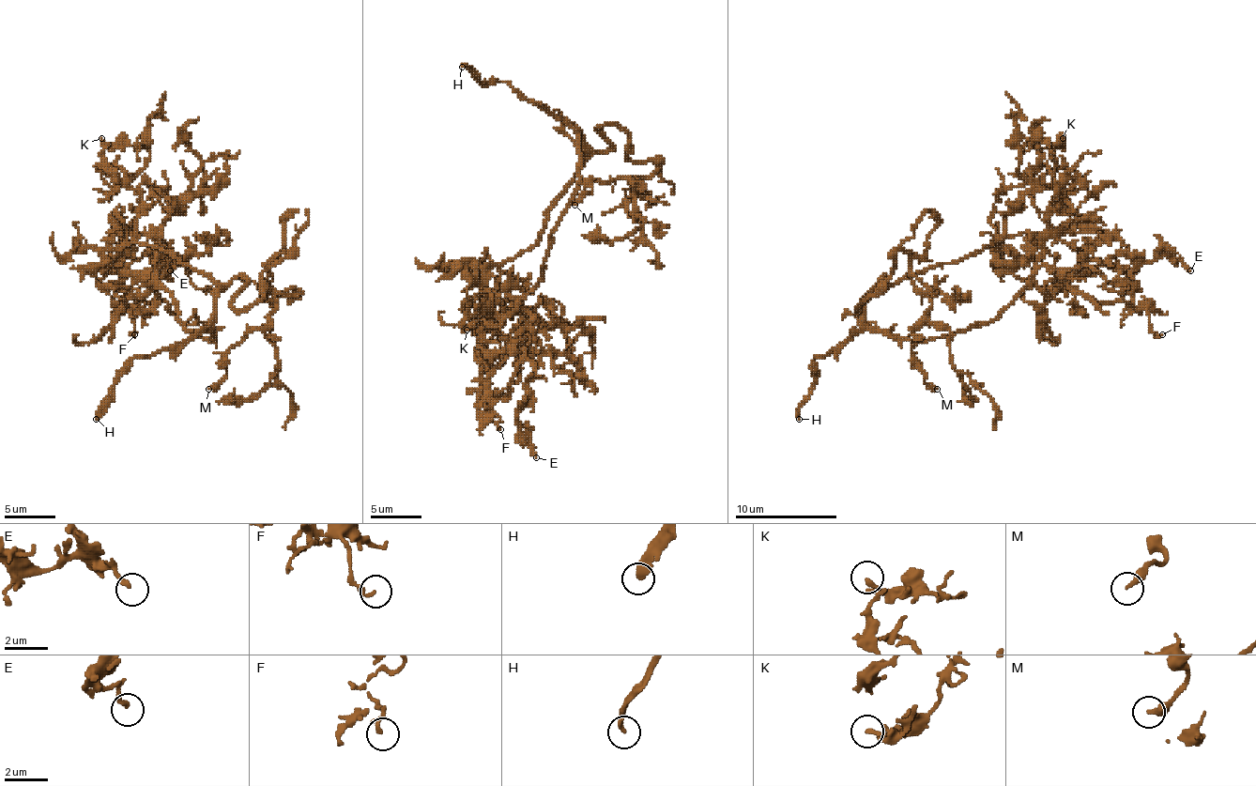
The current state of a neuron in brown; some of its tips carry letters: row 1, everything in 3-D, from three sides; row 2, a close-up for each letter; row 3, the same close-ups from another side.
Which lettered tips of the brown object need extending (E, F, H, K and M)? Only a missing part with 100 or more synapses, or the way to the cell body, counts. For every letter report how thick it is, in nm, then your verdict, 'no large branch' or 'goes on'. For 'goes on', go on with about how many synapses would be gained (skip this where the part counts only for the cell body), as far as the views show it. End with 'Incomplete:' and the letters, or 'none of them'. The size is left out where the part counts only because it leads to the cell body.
E: calibre 190 nm; no large branch
F: calibre 180 nm; no large branch
H: calibre 280 nm; goes on
K: calibre 200 nm; no large branch
M: calibre 320 nm; no large branch
Incomplete: H

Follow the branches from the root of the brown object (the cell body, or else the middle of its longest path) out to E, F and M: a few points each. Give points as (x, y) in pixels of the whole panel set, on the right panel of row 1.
E: (873, 294), (865, 304), (870, 327), (934, 340), (990, 322), (1042, 266), (1172, 255), (1190, 270)
F: (873, 294), (870, 327), (934, 340), (986, 325), (1021, 288), (1060, 279), (1144, 309), (1162, 334)
M: (873, 294), (883, 276), (858, 309), (906, 251), (909, 270), (932, 299), (911, 330), (914, 365), (937, 389)

